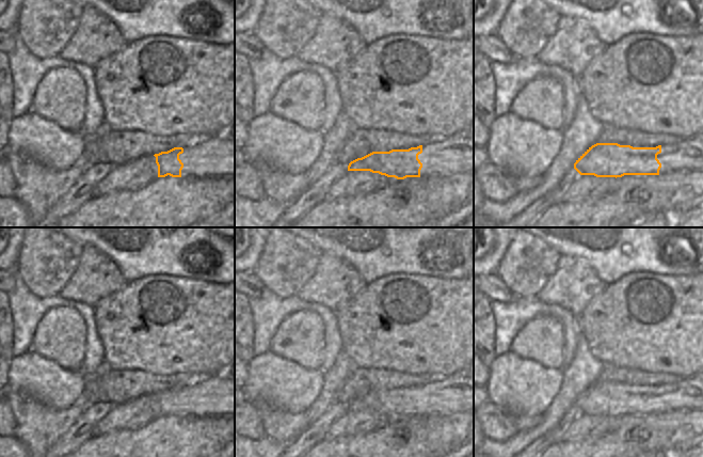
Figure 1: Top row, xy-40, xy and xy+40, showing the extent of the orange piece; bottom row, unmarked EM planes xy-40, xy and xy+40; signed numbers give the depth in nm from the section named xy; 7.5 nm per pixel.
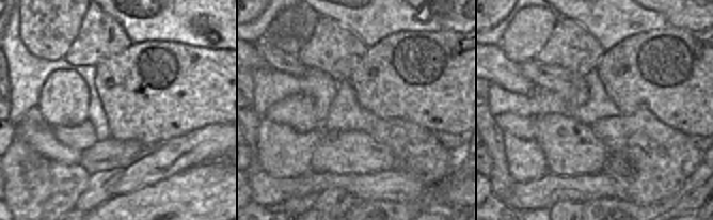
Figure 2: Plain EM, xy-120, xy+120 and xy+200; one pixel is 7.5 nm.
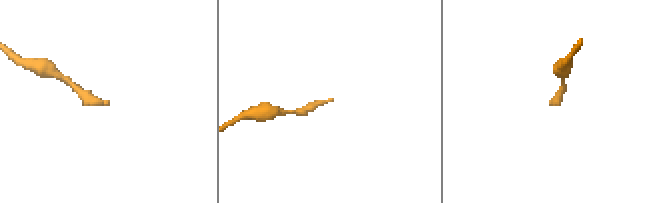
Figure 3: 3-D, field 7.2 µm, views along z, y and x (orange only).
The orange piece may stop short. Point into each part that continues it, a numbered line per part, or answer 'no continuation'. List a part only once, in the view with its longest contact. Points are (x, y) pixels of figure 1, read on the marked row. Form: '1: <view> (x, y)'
1: xy (454, 155)

